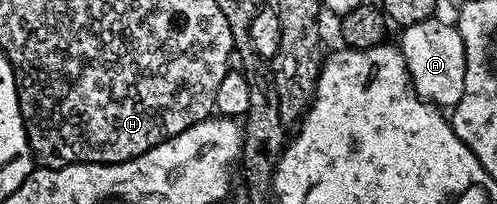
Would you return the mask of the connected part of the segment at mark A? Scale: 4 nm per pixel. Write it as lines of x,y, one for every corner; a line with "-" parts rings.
439,18
405,25
401,29
400,51
406,68
410,71
410,82
419,96
443,110
452,110
464,95
466,55
464,42
453,23
445,24

